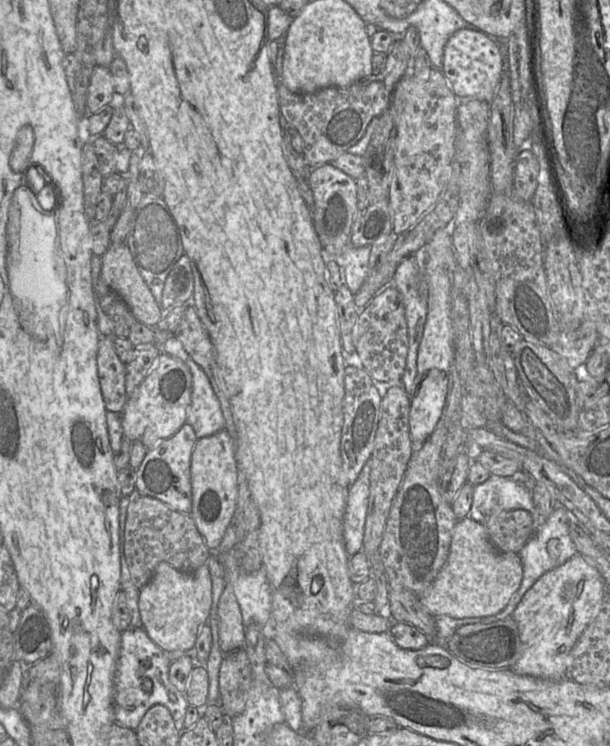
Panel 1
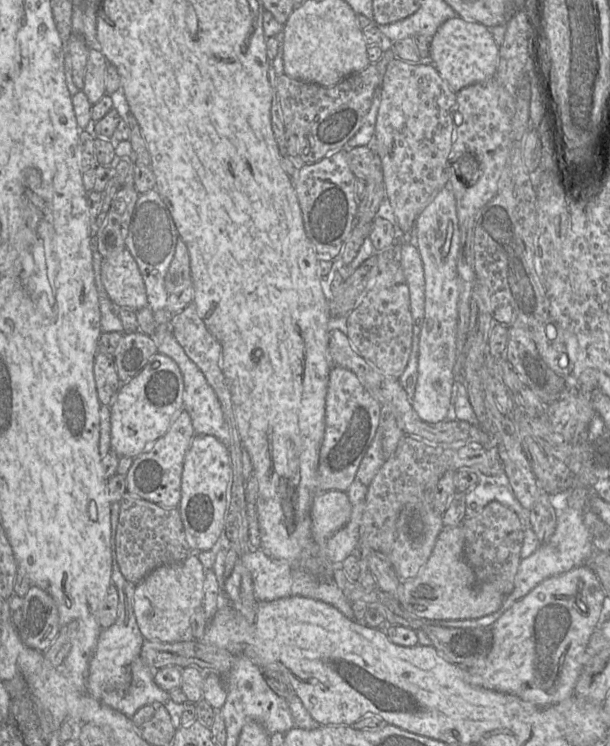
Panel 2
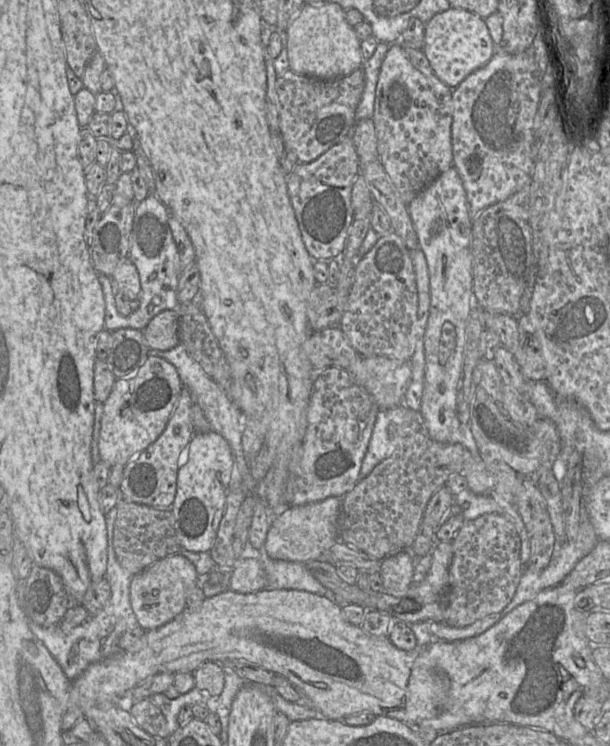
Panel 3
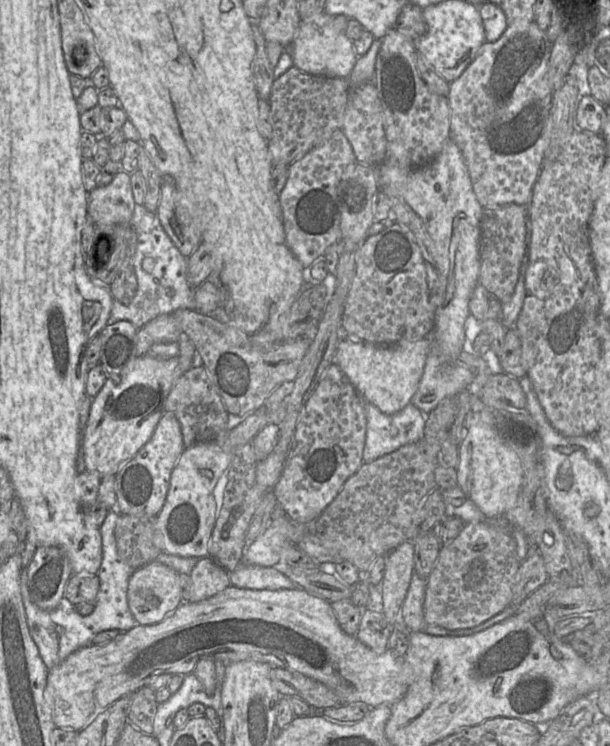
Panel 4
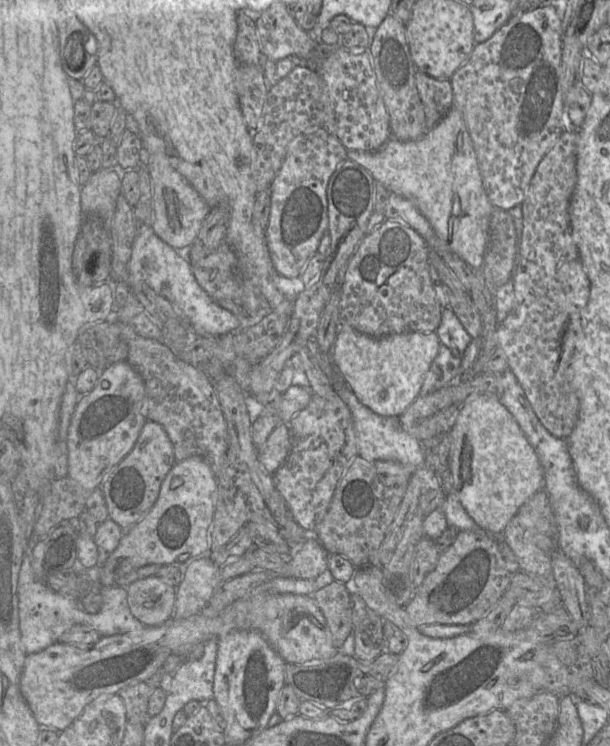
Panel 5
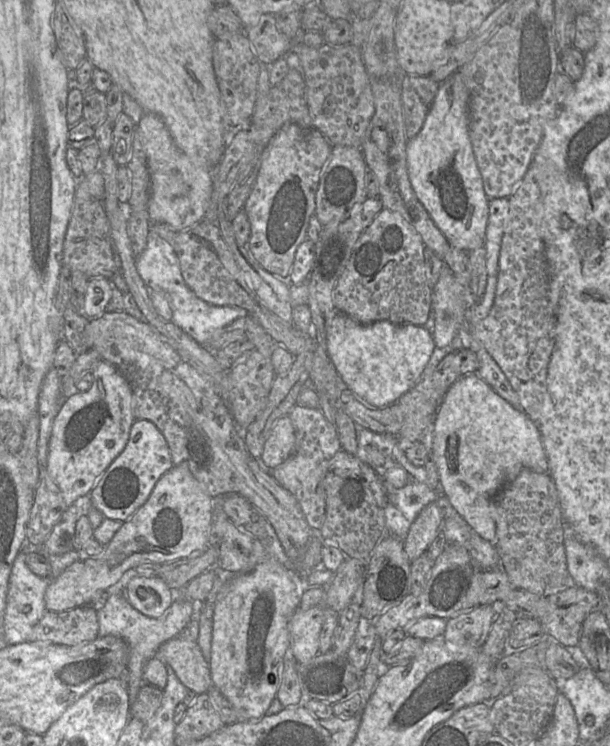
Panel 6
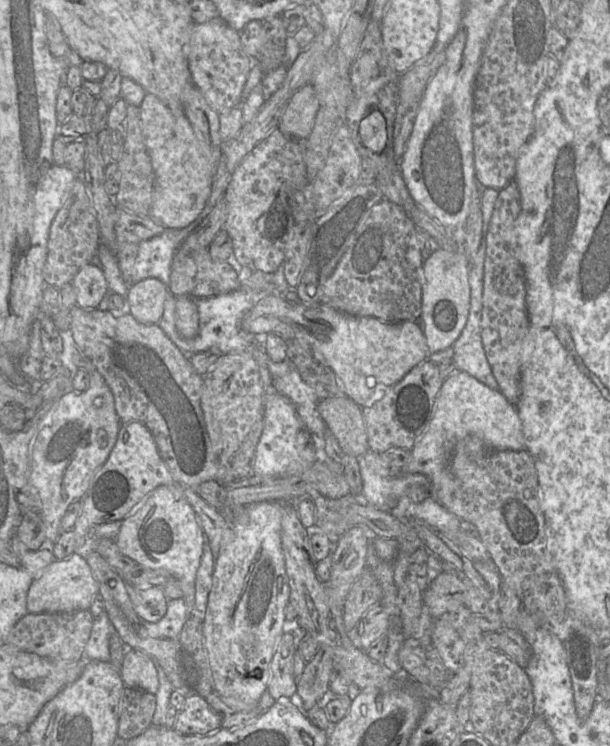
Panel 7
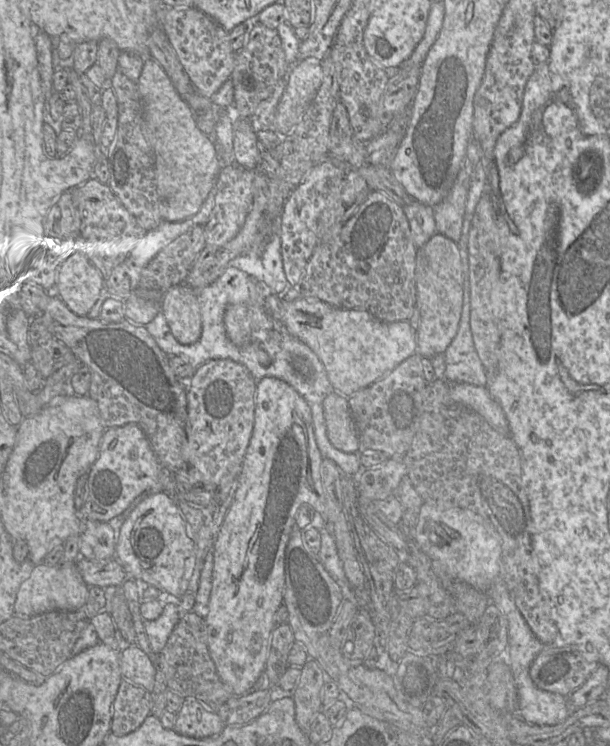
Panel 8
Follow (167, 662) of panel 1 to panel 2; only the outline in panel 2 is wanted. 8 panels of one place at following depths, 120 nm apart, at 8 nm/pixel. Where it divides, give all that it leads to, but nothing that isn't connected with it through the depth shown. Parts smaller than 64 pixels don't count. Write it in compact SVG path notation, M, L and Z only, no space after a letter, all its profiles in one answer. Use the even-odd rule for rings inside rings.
M120 501L111 504L111 555L112 574L111 584L118 590L119 603L117 618L114 624L102 629L99 634L95 651L90 659L86 683L86 693L101 703L120 711L129 718L144 705L155 702L161 703L169 712L173 726L177 729L181 724L181 715L186 703L174 702L169 693L161 689L154 681L154 670L143 663L140 658L144 637L138 627L133 599L136 584L128 581L122 574L116 554L116 531L120 516Z

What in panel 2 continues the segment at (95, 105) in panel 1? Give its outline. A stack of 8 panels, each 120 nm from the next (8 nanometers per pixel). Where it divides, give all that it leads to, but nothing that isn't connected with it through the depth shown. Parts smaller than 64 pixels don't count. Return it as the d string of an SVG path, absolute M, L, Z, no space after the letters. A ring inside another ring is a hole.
M91 49L88 57L83 91L94 105L106 94L109 63L100 49Z

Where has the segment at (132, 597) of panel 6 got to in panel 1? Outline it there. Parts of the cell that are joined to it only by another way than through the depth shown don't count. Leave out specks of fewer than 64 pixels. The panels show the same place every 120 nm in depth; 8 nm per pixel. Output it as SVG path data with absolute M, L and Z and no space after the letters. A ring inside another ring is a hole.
M160 562L151 580L139 591L139 612L150 639L163 651L192 653L200 628L208 623L212 604L212 582L207 564L197 570L181 572L166 562Z

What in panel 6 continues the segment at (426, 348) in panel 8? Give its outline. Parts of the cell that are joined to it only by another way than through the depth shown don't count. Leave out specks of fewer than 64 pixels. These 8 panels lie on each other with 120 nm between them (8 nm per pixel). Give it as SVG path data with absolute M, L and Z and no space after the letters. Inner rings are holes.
M445 264L432 287L431 313L434 318L433 340L437 348L448 346L464 326L468 305L475 302L469 287L465 287Z

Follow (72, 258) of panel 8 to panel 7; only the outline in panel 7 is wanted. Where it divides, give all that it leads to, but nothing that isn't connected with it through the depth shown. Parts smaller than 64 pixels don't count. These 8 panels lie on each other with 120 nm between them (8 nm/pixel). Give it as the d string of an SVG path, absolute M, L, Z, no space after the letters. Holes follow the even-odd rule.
M93 262L84 265L72 280L77 306L83 309L97 309L109 290L101 267Z

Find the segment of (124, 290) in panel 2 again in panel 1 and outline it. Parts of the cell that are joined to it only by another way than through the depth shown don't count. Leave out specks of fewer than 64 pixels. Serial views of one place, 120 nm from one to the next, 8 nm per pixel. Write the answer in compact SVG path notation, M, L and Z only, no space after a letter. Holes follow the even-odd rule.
M124 243L110 244L102 256L100 278L126 303L137 321L150 327L158 325L163 309L138 272Z

